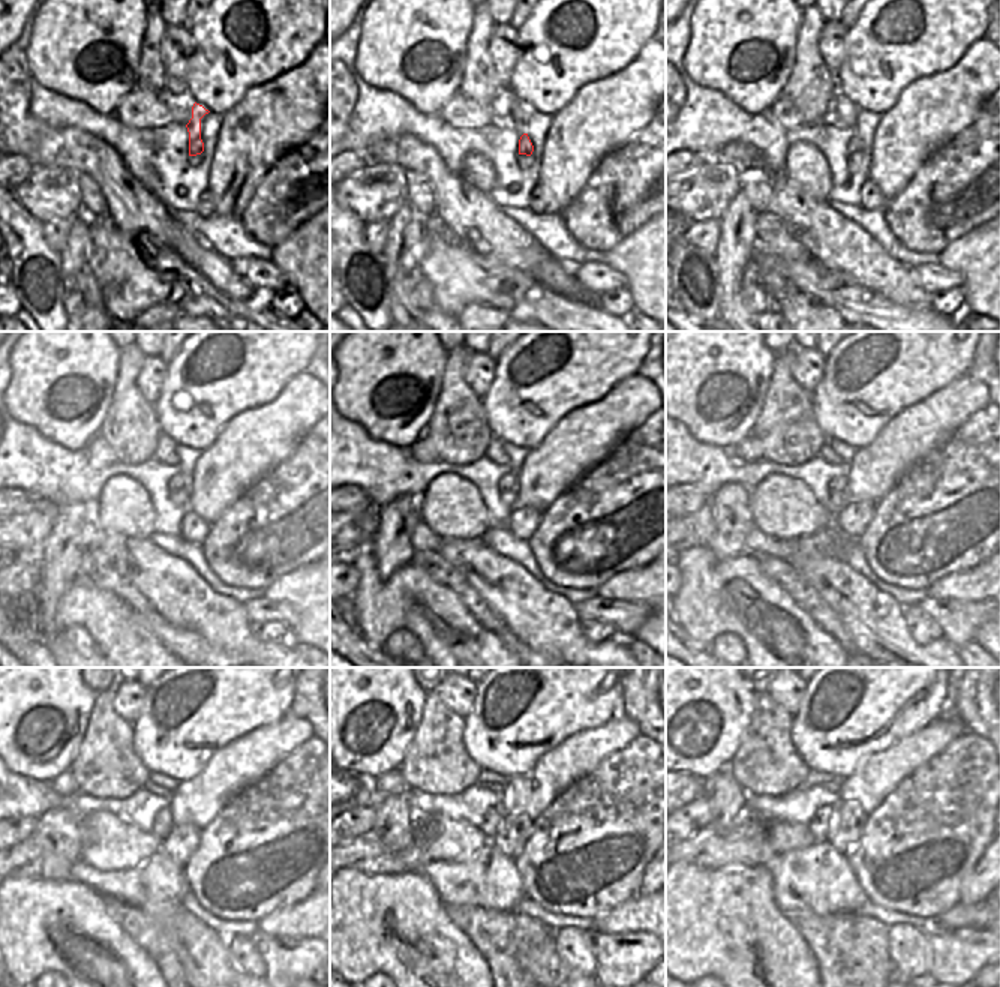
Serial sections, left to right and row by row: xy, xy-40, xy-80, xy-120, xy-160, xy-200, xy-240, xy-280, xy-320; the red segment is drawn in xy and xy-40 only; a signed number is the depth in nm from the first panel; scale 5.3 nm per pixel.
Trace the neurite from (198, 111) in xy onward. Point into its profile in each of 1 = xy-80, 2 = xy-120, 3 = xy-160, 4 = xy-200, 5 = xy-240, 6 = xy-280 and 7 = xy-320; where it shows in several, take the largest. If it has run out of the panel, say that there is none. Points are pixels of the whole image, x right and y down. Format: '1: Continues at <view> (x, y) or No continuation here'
1: Continues at xy-80 (855, 144)
2: Continues at xy-120 (176, 483)
3: Continues at xy-160 (508, 485)
4: Continues at xy-200 (840, 497)
5: Continues at xy-240 (162, 822)
6: Continues at xy-280 (494, 816)
7: Continues at xy-320 (819, 825)

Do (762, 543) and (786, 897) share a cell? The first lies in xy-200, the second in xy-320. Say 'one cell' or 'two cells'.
one cell

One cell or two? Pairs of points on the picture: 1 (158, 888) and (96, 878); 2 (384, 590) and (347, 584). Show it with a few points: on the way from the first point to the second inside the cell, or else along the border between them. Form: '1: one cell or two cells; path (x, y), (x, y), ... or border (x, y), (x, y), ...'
1: one cell; path (143, 881), (111, 881)
2: two cells; border (351, 563), (359, 572), (359, 585), (354, 593)

